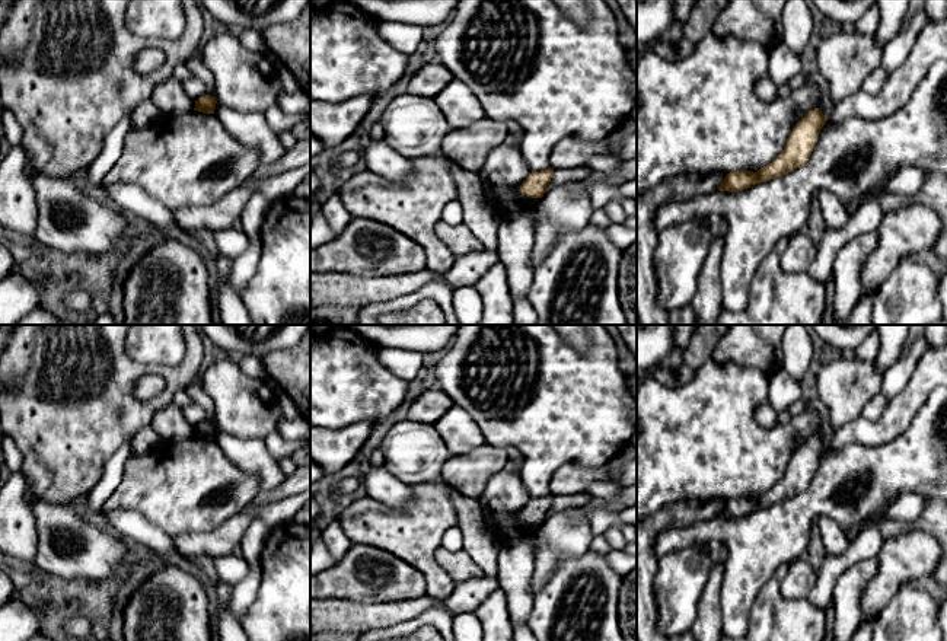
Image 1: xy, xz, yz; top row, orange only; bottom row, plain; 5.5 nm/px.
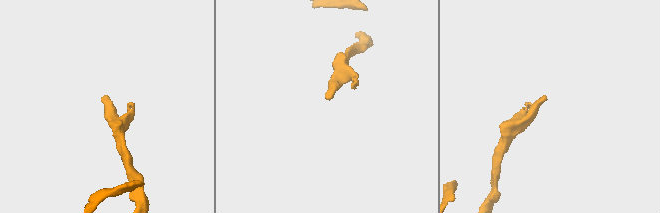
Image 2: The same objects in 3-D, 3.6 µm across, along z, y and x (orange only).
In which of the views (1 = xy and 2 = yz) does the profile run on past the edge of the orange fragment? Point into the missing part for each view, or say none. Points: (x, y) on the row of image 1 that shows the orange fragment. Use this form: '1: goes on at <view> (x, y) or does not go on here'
1: does not go on here
2: does not go on here

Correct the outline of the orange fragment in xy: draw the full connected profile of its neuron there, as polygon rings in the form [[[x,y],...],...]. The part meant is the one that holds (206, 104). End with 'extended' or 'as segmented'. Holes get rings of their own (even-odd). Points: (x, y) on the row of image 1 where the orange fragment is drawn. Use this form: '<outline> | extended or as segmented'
[[[210,95],[201,96],[198,101],[195,101],[194,111],[203,112],[203,114],[214,114],[217,99]]] | as segmented

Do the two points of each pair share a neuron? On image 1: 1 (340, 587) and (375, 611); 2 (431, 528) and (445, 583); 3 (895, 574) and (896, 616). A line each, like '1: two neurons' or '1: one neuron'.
1: two neurons
2: one neuron
3: two neurons

